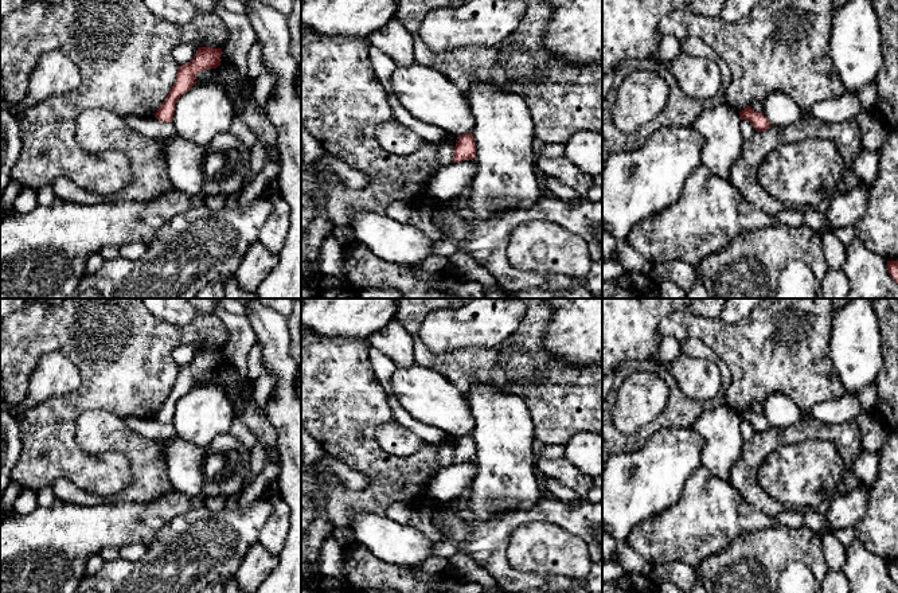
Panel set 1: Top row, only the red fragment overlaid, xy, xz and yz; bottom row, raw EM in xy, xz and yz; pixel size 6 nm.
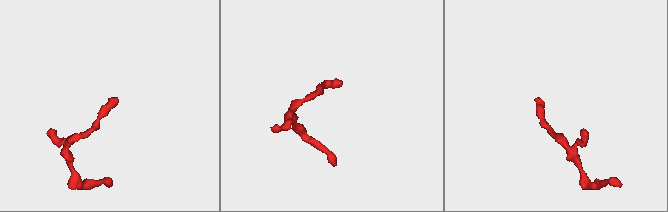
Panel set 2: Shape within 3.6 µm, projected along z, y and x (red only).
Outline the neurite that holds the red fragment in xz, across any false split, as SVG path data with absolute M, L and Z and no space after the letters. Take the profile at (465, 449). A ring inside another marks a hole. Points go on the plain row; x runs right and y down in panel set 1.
M472 434L458 437L454 448L453 464L473 461L476 459L476 444Z

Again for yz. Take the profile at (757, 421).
M747 407L742 413L739 413L741 421L747 421L757 433L765 433L772 426L766 421L766 418L762 414L757 414L751 410L751 407Z

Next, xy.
M198 348L194 360L187 366L179 367L176 382L155 418L161 424L172 424L177 401L196 386L195 378L200 372L220 367L222 355L222 350Z

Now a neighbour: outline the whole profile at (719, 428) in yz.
M727 405L718 406L698 416L691 428L702 436L700 465L712 476L729 480L745 442L739 413Z

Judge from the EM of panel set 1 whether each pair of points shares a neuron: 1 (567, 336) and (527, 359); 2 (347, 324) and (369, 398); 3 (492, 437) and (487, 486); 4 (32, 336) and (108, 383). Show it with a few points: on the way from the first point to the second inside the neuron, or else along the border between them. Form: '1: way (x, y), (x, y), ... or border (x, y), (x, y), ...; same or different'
1: border (551, 318), (547, 326), (545, 347), (573, 366); different
2: border (320, 335), (367, 340); different
3: way (492, 449), (492, 467), (488, 473); same
4: way (51, 336), (63, 336), (92, 365); same

